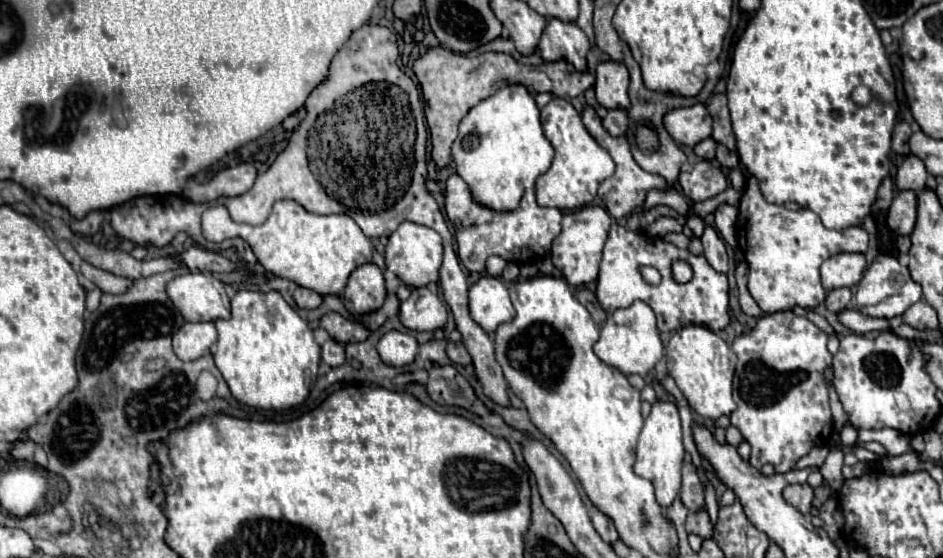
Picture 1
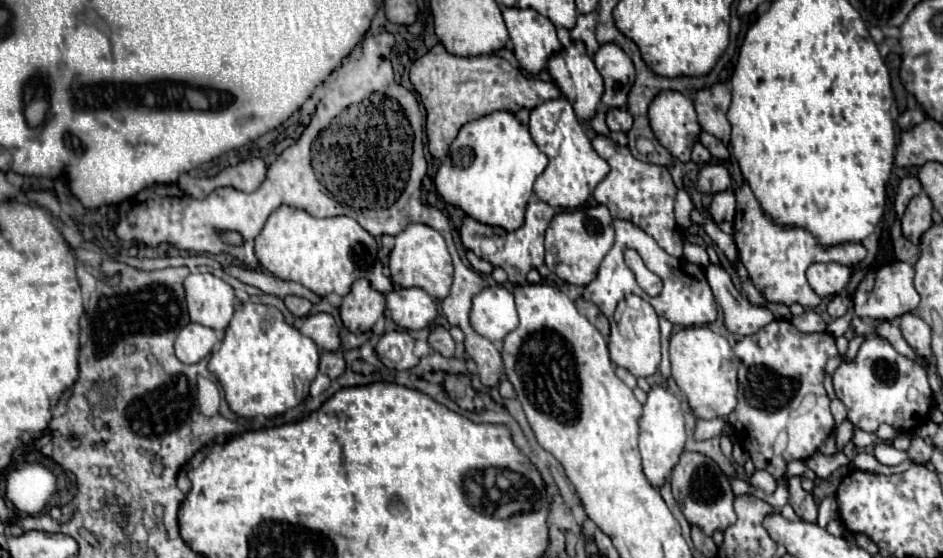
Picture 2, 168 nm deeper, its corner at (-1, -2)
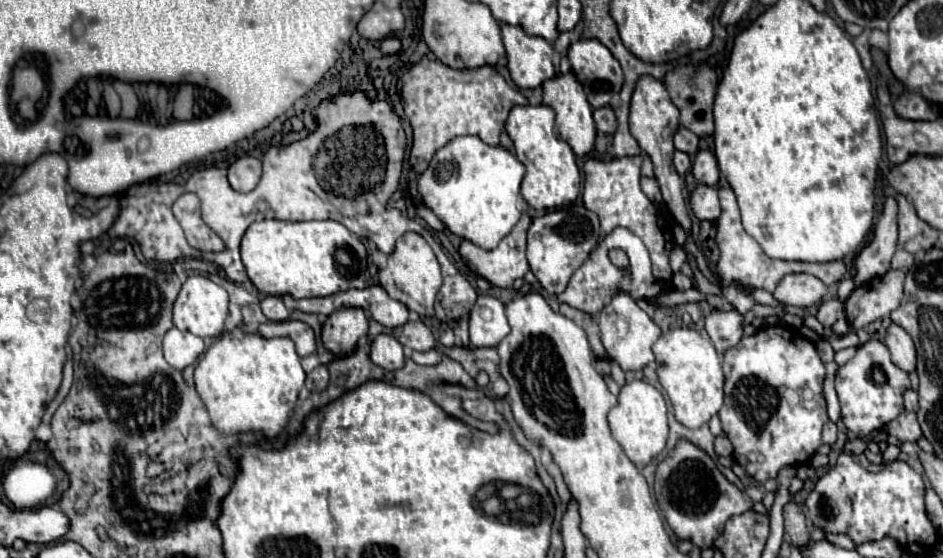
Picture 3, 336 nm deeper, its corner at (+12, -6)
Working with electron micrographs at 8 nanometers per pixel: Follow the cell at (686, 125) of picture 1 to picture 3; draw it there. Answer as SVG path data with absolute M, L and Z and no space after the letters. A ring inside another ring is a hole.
M643 75L639 77L635 91L633 91L633 99L631 99L631 113L629 113L629 127L631 127L631 135L637 139L639 147L651 157L653 161L653 171L655 171L655 179L659 183L663 201L669 209L669 213L675 217L675 221L685 229L687 235L691 235L691 215L689 215L689 207L687 201L683 197L683 189L681 189L681 179L675 173L675 167L671 165L671 157L675 153L673 141L671 137L675 135L675 129L679 127L679 109L675 109L671 97L667 97L667 91L663 87L661 81L657 81L651 75Z

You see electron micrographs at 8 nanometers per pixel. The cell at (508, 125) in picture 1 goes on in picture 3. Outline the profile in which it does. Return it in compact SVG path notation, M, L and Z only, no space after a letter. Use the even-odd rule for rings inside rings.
M455 137L435 153L431 165L419 177L419 195L423 195L423 203L439 217L439 221L451 233L479 245L481 249L495 249L495 245L499 245L499 241L515 227L523 213L519 207L519 185L523 175L525 167L507 149L489 147L479 137Z

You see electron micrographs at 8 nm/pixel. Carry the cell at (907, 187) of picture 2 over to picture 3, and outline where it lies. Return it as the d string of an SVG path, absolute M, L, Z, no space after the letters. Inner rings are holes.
M889 197L875 225L873 243L869 243L855 259L857 279L861 283L889 271L891 257L897 251L897 201Z

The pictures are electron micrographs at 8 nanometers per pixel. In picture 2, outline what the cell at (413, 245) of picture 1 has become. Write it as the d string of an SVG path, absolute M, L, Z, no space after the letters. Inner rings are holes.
M412 223L408 225L402 233L396 235L396 245L390 253L390 279L400 285L400 287L420 287L424 289L428 295L444 299L450 291L452 285L452 259L450 253L446 249L444 237L428 227L428 225L420 225L420 223Z

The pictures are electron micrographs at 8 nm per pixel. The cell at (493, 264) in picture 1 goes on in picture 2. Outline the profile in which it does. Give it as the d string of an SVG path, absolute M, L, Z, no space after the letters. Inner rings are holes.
M466 251L466 257L468 257L468 261L470 261L470 265L478 271L478 273L482 273L482 275L490 275L492 273L492 265L488 263L488 261L484 261L482 257L478 257L478 255L474 255L472 251Z

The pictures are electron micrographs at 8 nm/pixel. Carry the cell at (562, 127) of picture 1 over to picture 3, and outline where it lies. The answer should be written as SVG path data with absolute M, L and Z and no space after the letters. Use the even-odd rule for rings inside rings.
M517 105L511 109L505 121L505 131L515 145L515 157L525 165L521 195L537 211L573 203L581 191L581 175L575 155L565 141L555 137L553 123L555 111L547 105Z

